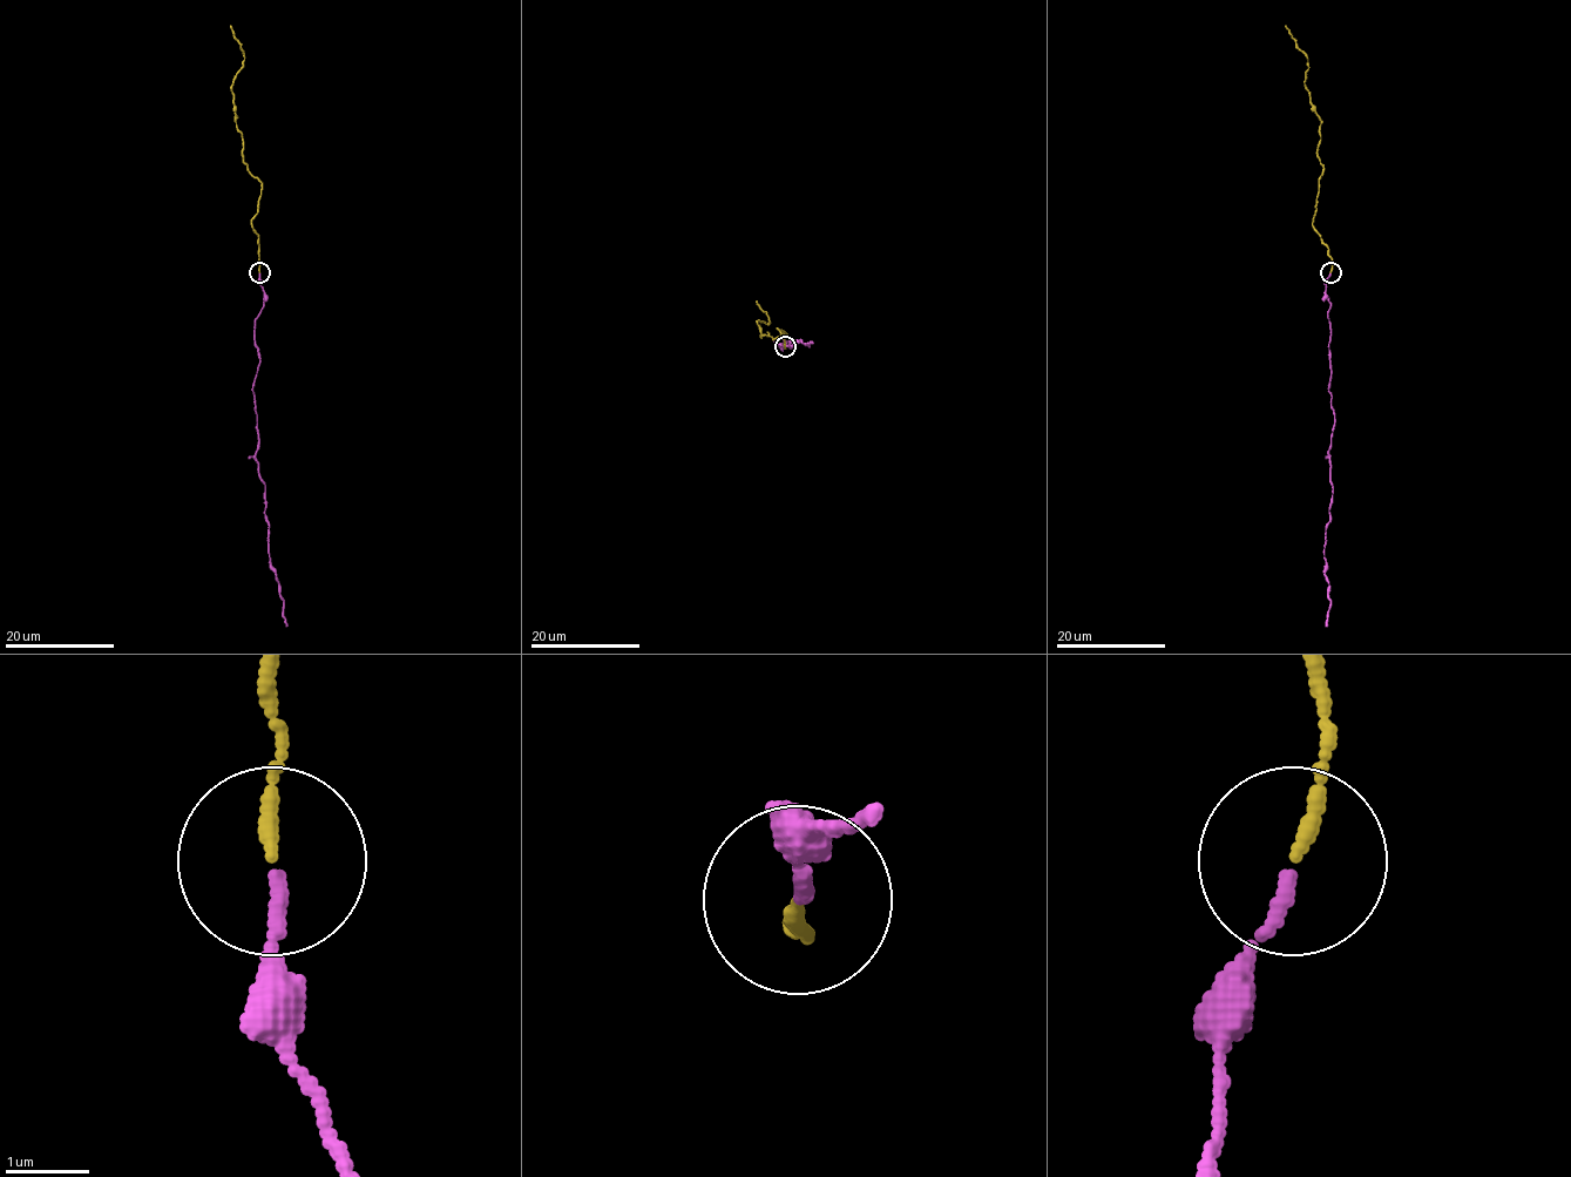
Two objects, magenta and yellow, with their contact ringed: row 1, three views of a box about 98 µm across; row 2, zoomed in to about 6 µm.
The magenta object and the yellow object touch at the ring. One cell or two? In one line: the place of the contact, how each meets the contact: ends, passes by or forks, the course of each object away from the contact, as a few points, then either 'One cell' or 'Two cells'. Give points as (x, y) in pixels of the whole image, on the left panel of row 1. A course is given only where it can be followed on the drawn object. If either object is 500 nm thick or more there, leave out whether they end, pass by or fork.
Place: (259, 272). At the ring magenta ends. At the ring yellow ends. Course of magenta: (259, 274), (264, 296), (255, 320), (261, 364), (252, 391), (255, 460), (264, 485), (269, 556), (288, 626). Course of yellow: (259, 271), (259, 236), (251, 223), (262, 183), (248, 169), (237, 128), (231, 86), (244, 58), (230, 26). One cell

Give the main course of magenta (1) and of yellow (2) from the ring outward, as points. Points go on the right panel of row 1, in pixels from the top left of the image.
1: (1331, 274), (1325, 296), (1331, 304), (1328, 391), (1334, 426), (1324, 556), (1331, 601), (1326, 626)
2: (1331, 271), (1329, 249), (1313, 223), (1324, 169), (1316, 154), (1321, 119), (1305, 86), (1307, 58), (1286, 26)

